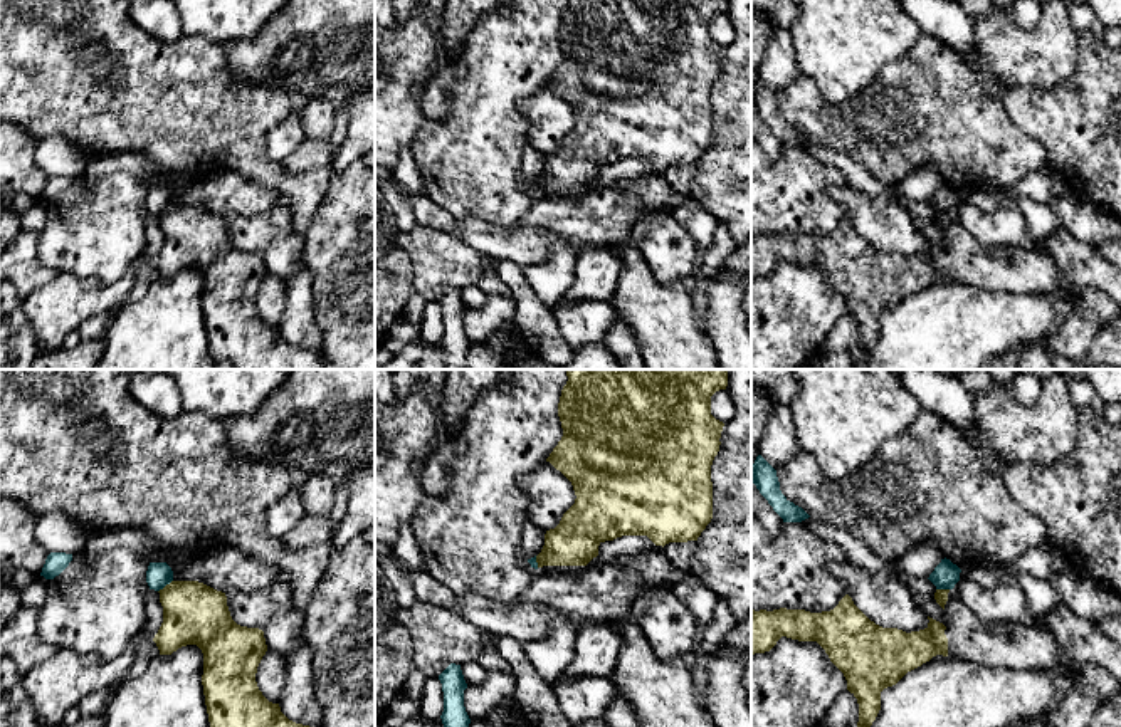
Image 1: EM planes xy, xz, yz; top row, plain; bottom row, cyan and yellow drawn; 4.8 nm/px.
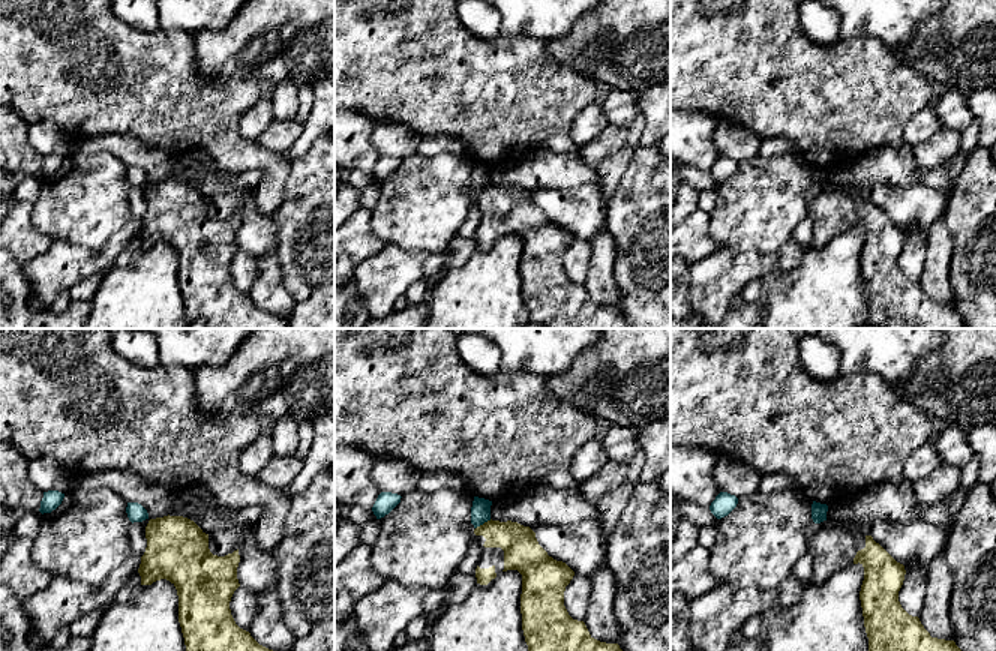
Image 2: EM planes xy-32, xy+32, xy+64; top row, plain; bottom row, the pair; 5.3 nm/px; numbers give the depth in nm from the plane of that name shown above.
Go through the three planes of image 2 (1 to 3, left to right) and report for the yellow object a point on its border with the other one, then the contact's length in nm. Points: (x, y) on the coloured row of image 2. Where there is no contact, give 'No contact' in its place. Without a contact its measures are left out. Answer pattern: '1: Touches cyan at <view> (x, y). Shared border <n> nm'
1: No contact
2: Touches cyan at xy+32 (483, 522). Shared border 100 nm
3: No contact

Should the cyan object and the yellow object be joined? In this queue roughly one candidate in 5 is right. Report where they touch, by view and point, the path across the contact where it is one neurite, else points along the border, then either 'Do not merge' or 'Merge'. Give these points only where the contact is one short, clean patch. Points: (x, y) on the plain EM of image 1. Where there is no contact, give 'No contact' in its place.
Touches cyan at xy (165, 209). Boundary: xy (172, 203), (158, 215). Do not merge

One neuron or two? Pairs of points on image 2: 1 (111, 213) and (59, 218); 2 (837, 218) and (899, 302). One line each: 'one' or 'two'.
1: one
2: one

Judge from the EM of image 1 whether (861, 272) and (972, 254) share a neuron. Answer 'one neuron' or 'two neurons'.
one neuron

